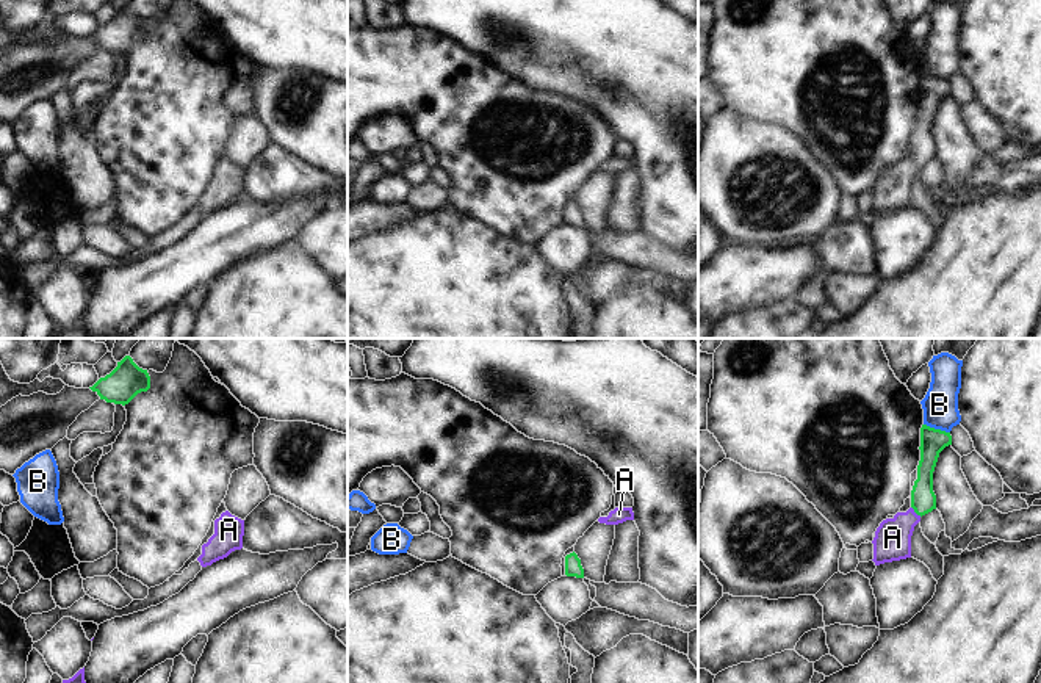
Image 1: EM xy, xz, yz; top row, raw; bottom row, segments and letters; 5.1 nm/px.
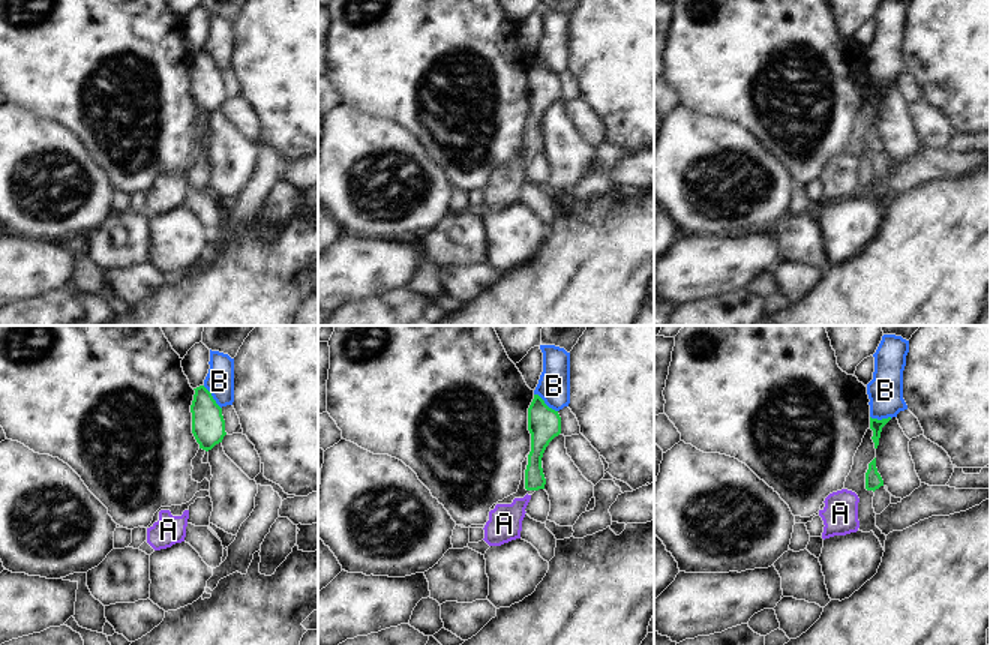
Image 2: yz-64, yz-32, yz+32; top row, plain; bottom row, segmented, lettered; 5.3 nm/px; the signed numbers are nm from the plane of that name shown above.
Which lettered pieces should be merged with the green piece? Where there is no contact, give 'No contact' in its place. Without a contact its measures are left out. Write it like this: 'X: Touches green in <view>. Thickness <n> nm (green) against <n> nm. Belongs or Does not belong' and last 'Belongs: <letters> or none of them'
A: Touches green in yz. Thickness 130 nm (green) against 190 nm. Belongs
B: Touches green in yz. Thickness 130 nm (green) against 180 nm. Does not belong
Belongs: A.

